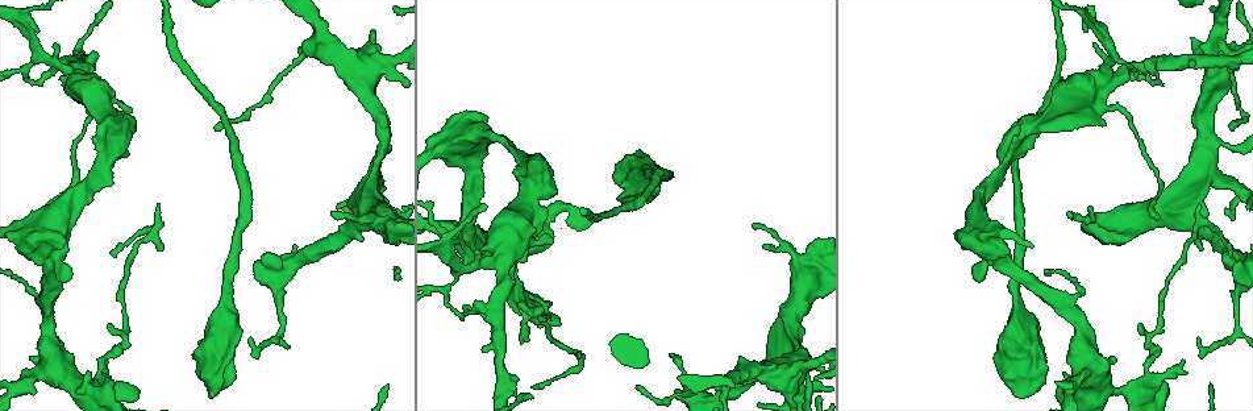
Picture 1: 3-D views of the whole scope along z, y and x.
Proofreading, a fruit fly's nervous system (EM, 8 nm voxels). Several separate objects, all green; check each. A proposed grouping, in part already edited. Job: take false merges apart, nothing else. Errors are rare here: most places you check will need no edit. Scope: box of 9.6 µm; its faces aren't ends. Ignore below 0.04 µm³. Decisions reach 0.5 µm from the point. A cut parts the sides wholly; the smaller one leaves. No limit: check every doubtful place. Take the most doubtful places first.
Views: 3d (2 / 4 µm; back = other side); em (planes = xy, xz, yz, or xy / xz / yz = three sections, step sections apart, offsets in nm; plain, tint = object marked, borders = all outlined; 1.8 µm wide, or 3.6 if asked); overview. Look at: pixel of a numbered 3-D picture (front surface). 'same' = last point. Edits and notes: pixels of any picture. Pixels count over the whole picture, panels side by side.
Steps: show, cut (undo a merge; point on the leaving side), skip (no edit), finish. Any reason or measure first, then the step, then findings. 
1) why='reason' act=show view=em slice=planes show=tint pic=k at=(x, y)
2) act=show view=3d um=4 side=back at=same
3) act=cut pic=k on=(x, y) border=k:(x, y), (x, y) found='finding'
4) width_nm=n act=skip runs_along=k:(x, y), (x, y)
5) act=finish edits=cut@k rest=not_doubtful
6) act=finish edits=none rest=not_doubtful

why='sudden change in width' act=show view=em um=3.6 slice=yz step=16 show=plain pic=1 at=(1087, 375)

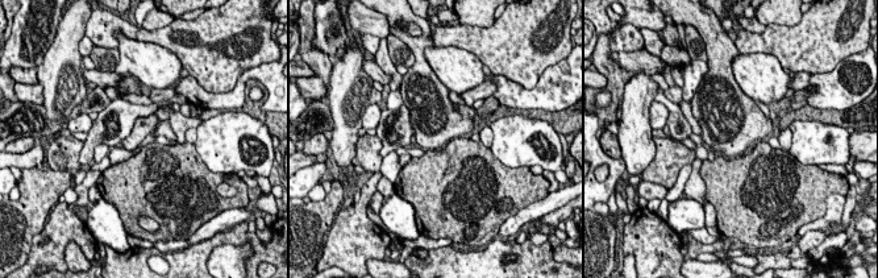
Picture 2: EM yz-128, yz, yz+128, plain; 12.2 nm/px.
why='with the object marked' act=show view=em um=3.6 slice=yz step=16 show=tint at=same

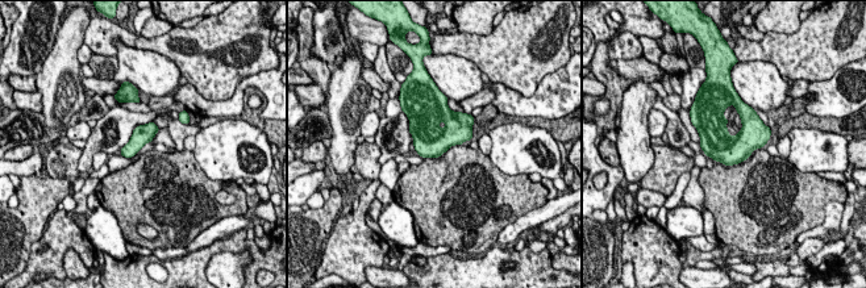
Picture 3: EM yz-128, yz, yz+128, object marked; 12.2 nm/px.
width_nm=200 act=skip found='one cell here'

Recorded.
why='abrupt turn' act=show view=3d um=4 pic=1 at=(1022, 357)

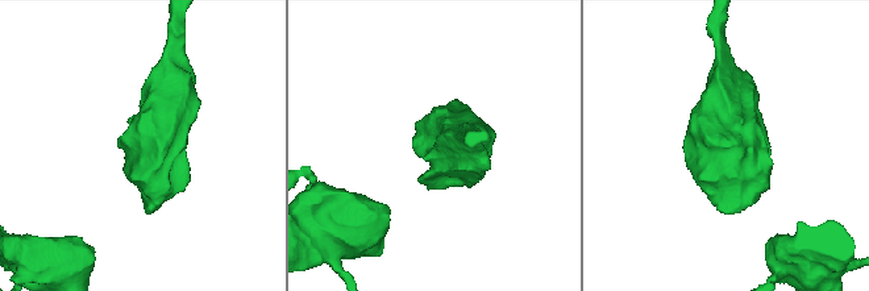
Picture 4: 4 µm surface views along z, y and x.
act=show view=em um=3.6 slice=planes show=tint pic=4 at=(152, 146)

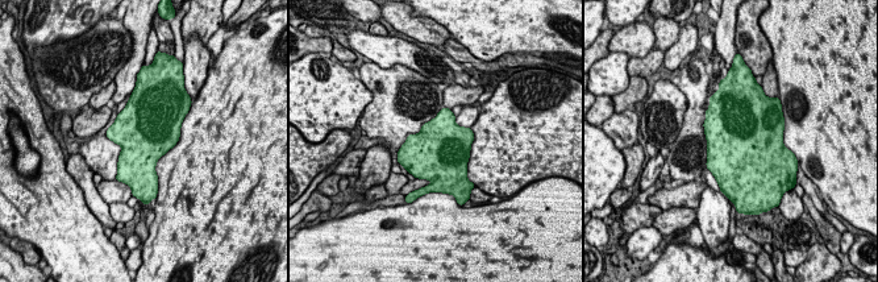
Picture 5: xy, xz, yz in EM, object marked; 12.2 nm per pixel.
width_nm=700 act=skip found='all the same cell'

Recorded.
why='sharp bend' act=show view=em slice=planes show=tint pic=1 at=(280, 304)

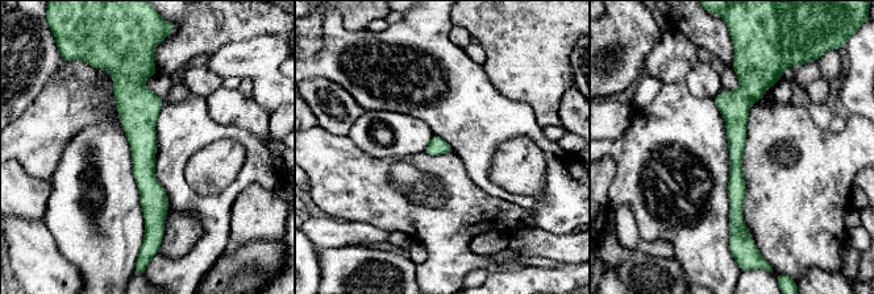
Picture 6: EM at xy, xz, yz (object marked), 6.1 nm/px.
act=skip runs_along=6:(141, 69), (138, 125), (154, 227) found='continuous, no second cell'

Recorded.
act=finish edits=none rest=not_doubtful

